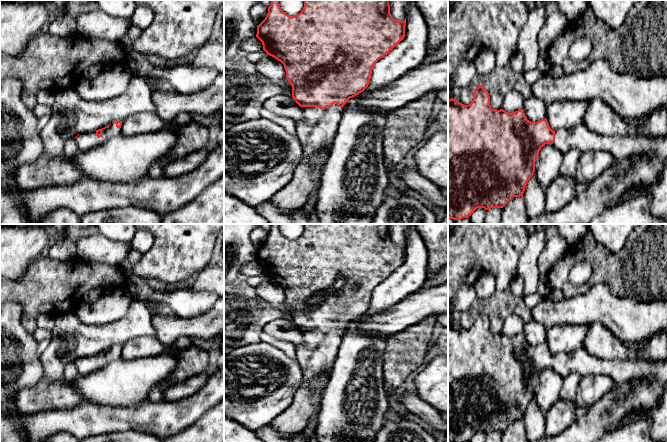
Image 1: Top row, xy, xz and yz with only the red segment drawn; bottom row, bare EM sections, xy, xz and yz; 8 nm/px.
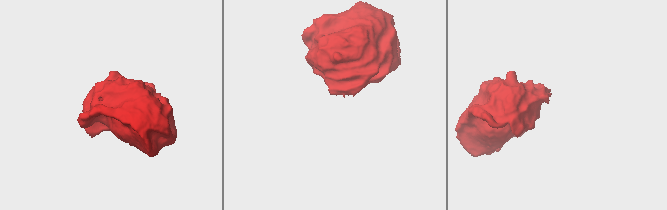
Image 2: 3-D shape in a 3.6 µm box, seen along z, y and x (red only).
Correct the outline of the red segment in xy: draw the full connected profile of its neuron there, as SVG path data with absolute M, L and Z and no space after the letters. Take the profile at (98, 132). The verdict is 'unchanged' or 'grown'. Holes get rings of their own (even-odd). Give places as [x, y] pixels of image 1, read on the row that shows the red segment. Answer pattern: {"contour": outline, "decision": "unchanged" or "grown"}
{"contour": "M116 121L105 128L78 134L74 139L78 144L79 151L88 151L100 146L109 138L120 134L121 126L122 121Z", "decision": "grown"}

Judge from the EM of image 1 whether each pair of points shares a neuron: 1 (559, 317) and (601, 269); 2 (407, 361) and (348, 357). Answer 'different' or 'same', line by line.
1: different
2: different

